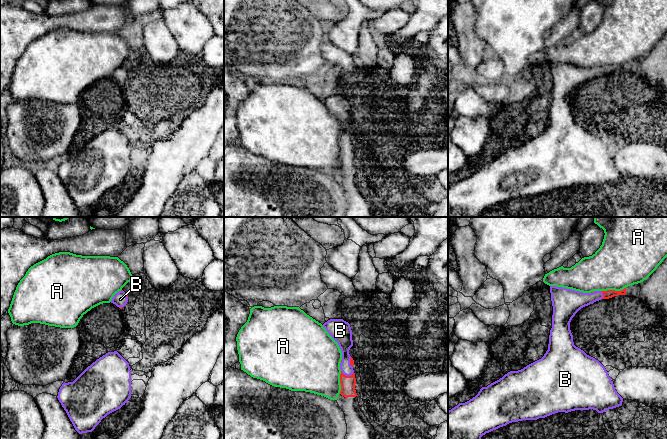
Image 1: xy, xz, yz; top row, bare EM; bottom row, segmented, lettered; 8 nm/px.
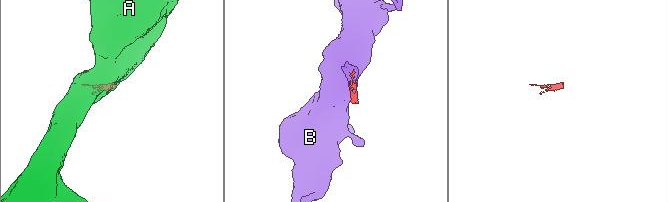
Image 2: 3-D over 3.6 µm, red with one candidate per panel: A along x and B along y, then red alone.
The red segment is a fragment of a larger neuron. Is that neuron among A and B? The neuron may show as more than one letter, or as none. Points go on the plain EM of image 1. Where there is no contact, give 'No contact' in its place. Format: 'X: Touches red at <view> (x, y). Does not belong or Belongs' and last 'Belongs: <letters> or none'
A: Touches red at yz (613, 66). Does not belong
B: Touches red at xz (347, 152). Belongs
Belongs: B

